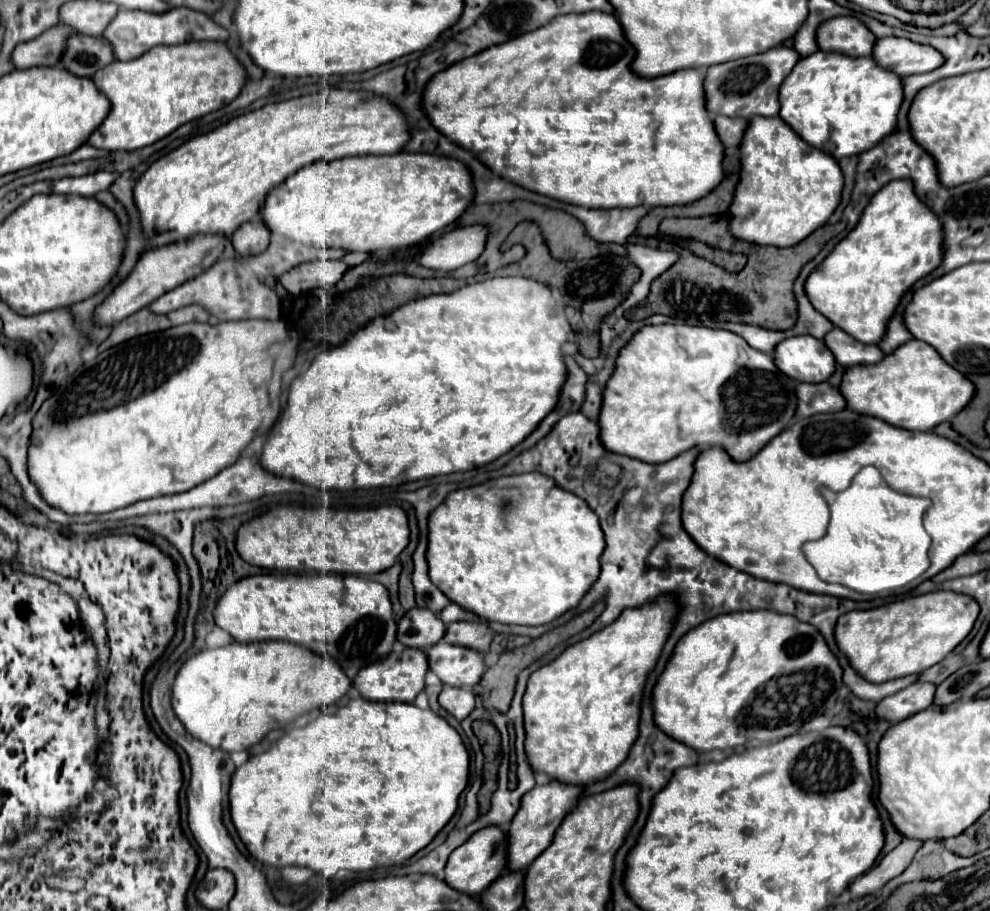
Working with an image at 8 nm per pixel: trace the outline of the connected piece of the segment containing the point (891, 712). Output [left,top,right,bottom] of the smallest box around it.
[877,682,935,724]

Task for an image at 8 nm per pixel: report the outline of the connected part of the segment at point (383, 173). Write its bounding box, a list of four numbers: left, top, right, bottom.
[261,152,473,252]

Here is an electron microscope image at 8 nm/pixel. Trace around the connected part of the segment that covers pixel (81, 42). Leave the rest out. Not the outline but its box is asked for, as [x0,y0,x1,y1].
[61,34,113,76]

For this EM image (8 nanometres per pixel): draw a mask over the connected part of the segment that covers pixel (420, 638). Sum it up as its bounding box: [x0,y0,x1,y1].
[397,608,447,648]

